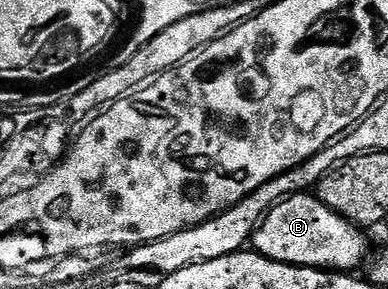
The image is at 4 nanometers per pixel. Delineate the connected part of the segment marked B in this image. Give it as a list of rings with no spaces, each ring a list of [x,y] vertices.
[[[298,193],[295,195],[288,196],[281,200],[280,203],[276,203],[274,207],[272,207],[267,214],[265,214],[264,219],[262,219],[261,224],[258,225],[256,231],[253,232],[253,237],[251,240],[252,250],[259,252],[263,257],[267,257],[271,261],[279,261],[280,263],[290,263],[291,265],[295,265],[296,267],[320,267],[322,269],[328,269],[334,273],[349,273],[354,269],[352,267],[360,268],[362,264],[366,262],[367,256],[370,254],[371,246],[369,247],[369,243],[365,240],[366,232],[362,230],[362,228],[348,223],[343,216],[339,213],[335,213],[331,208],[326,205],[323,200],[318,199],[316,194],[313,193]]]

